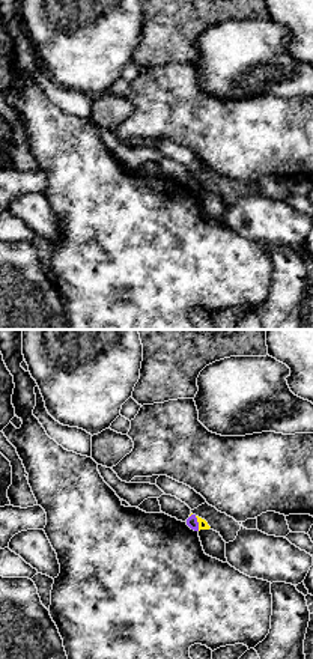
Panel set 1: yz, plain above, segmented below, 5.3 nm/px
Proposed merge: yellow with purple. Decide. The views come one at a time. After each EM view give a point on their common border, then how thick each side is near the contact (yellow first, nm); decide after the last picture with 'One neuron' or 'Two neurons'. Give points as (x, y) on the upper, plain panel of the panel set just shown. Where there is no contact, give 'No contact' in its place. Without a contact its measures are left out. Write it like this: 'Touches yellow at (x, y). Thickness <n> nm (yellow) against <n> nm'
Touches yellow at (199, 187). Thickness 50 nm (yellow) against 60 nm

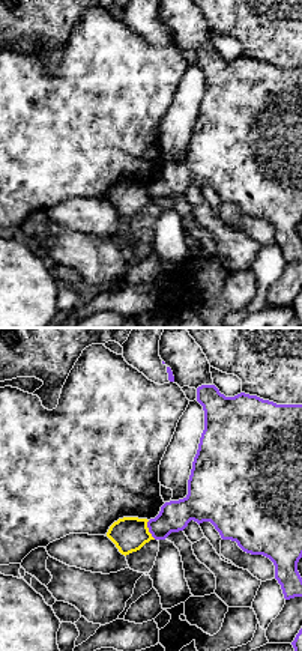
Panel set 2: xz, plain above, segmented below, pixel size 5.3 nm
Touches yellow at (147, 193). Thickness 190 nm (yellow) against 160 nm

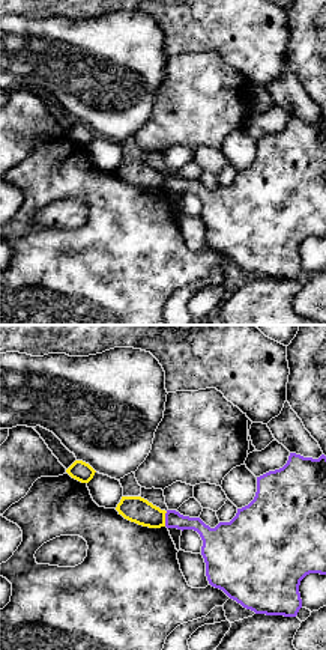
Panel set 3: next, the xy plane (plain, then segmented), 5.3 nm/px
Touches yellow at (164, 182). Thickness 140 nm (yellow) against 100 nm

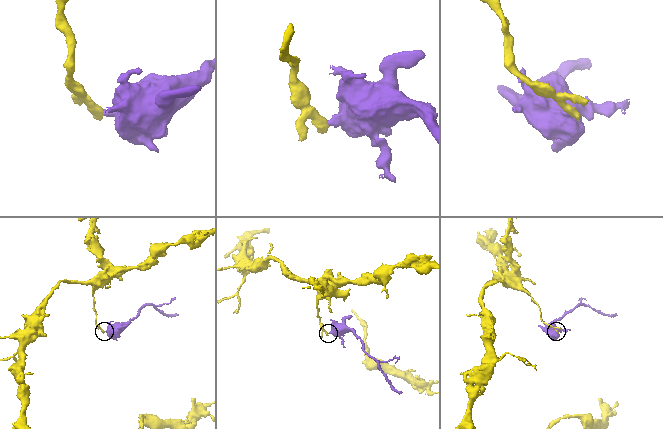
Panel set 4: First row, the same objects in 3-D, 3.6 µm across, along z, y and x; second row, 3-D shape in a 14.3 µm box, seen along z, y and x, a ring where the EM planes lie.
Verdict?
Two neurons

